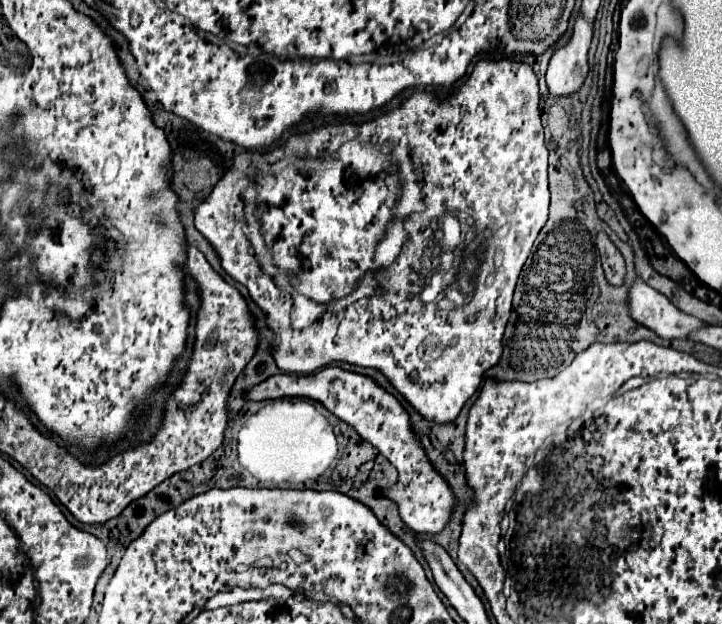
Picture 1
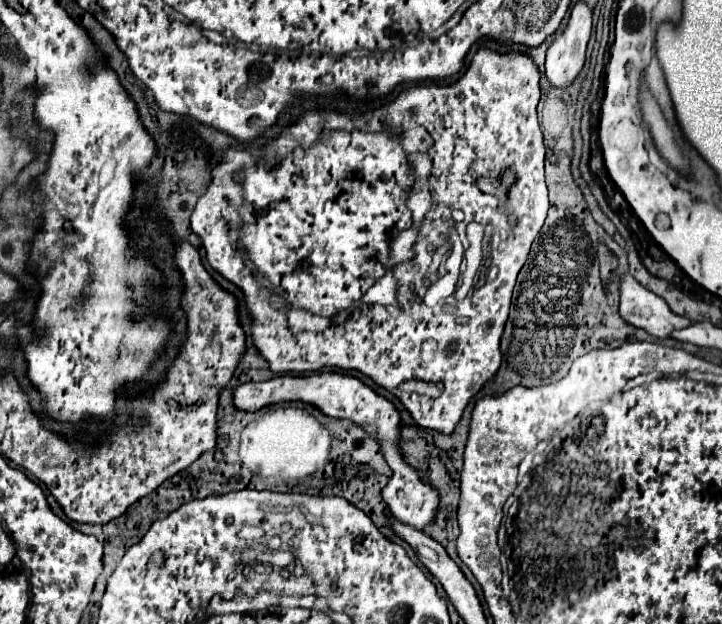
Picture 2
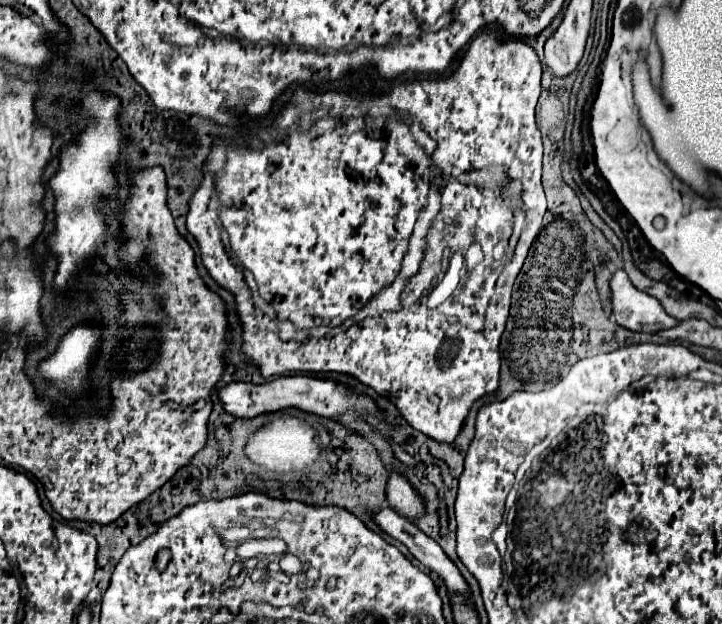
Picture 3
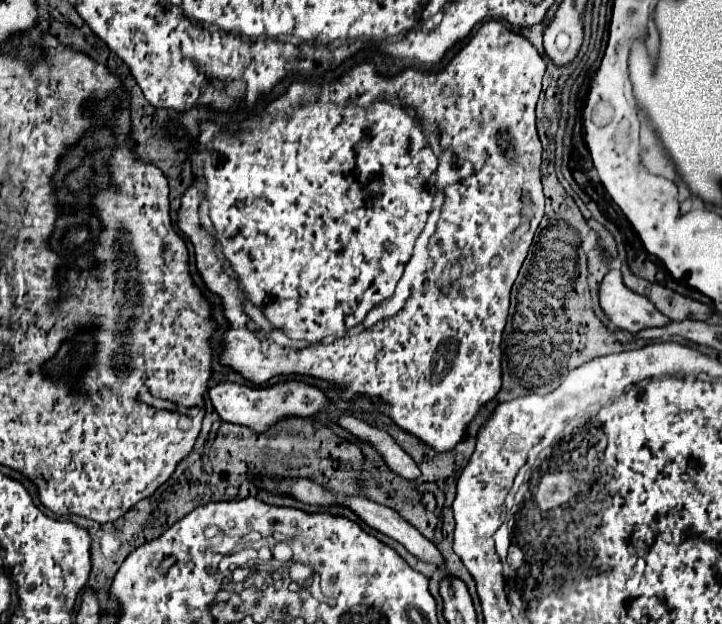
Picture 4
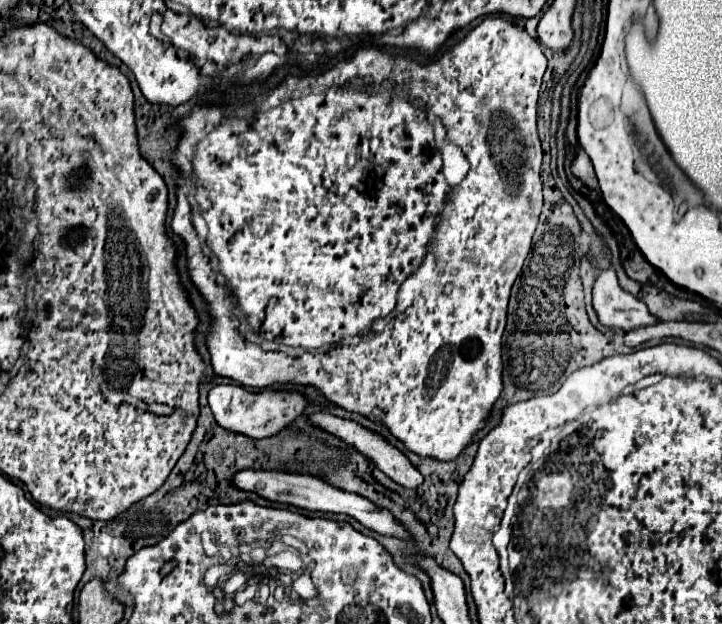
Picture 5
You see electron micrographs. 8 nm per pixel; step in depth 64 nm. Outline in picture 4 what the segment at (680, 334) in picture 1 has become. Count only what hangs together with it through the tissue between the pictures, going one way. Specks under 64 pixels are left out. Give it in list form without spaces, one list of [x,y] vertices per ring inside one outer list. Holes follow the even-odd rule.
[[[610,270],[604,276],[600,284],[600,306],[618,328],[632,334],[670,322],[646,296],[632,292],[624,284],[620,270]]]

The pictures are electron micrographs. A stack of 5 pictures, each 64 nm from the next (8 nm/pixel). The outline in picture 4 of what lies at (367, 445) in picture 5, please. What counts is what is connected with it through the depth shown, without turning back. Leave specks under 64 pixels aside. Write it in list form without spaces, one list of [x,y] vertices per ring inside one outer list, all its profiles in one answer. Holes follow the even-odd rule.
[[[340,416],[338,424],[342,424],[346,430],[354,432],[356,436],[368,440],[370,444],[374,444],[378,448],[378,452],[384,456],[390,470],[402,474],[408,480],[414,480],[414,478],[420,476],[420,470],[418,470],[416,462],[392,440],[392,436],[386,430],[372,428],[372,426],[364,424],[364,422],[360,422],[360,420],[352,418],[352,416]]]

